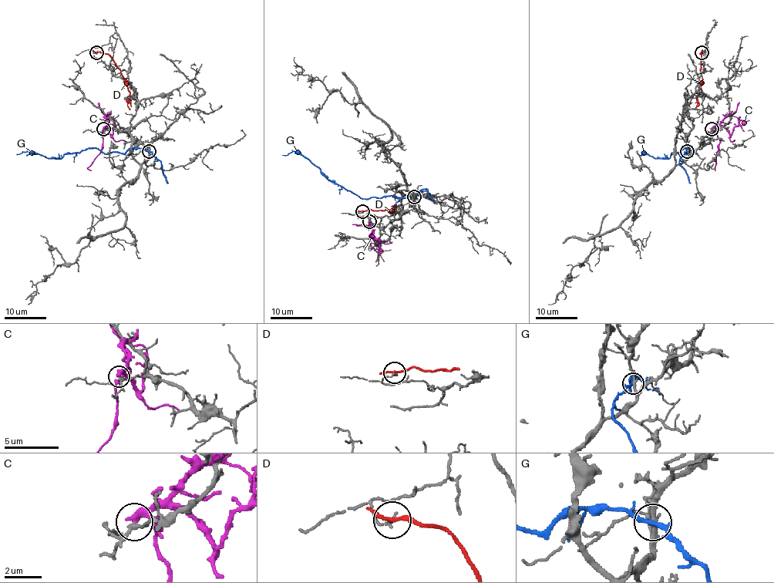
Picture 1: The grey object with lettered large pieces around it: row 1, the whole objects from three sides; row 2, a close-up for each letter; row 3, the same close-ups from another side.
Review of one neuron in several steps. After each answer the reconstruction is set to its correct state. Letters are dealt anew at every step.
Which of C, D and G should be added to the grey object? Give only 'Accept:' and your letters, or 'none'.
Accept: none

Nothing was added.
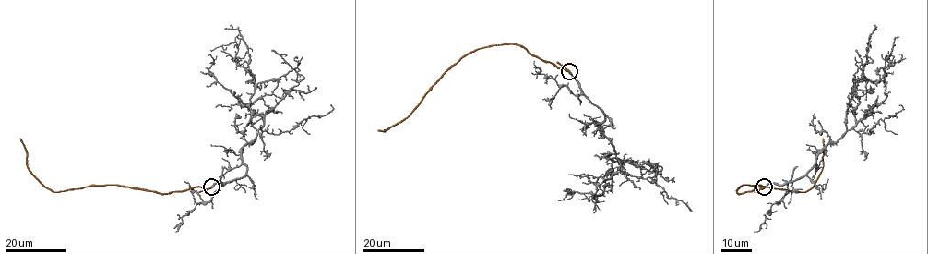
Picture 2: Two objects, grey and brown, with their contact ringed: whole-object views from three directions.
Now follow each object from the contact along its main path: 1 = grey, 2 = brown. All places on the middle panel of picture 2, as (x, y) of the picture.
1: (569, 71), (602, 112), (600, 130), (615, 153), (607, 155), (612, 168), (602, 176), (568, 174)
2: (569, 71), (531, 55), (515, 44), (479, 48), (464, 54), (400, 122), (384, 131), (377, 129)

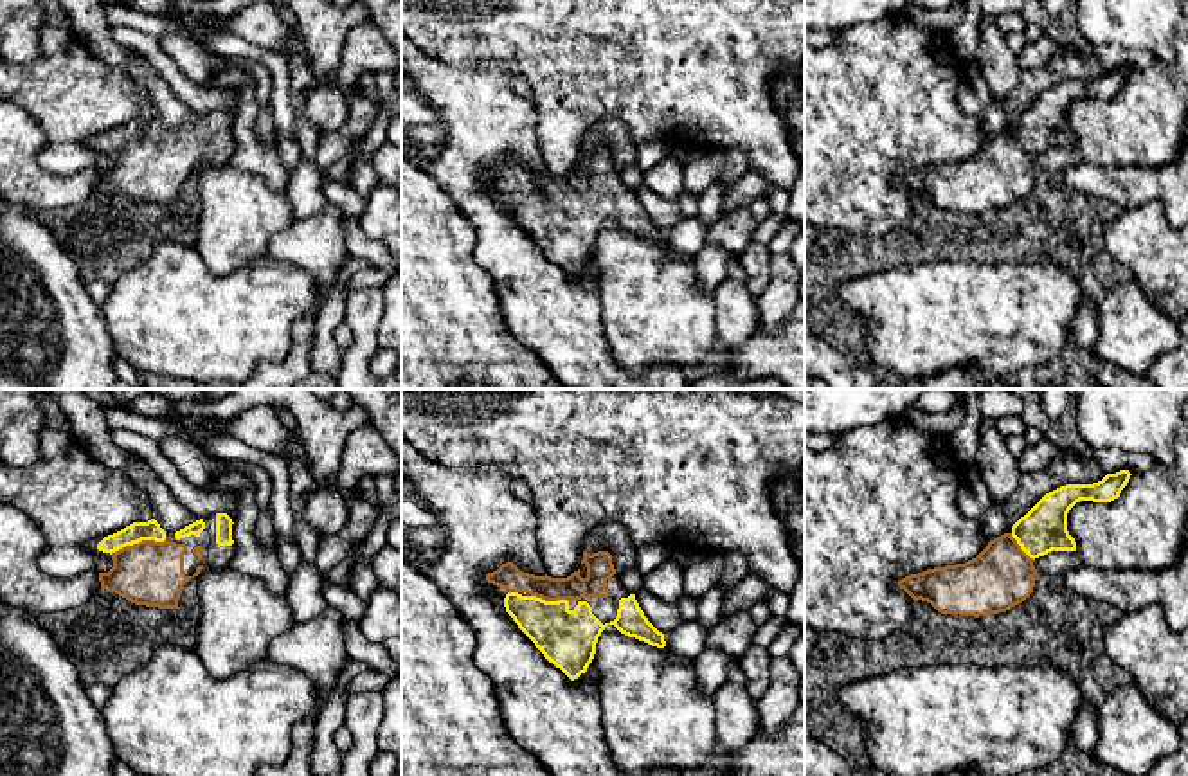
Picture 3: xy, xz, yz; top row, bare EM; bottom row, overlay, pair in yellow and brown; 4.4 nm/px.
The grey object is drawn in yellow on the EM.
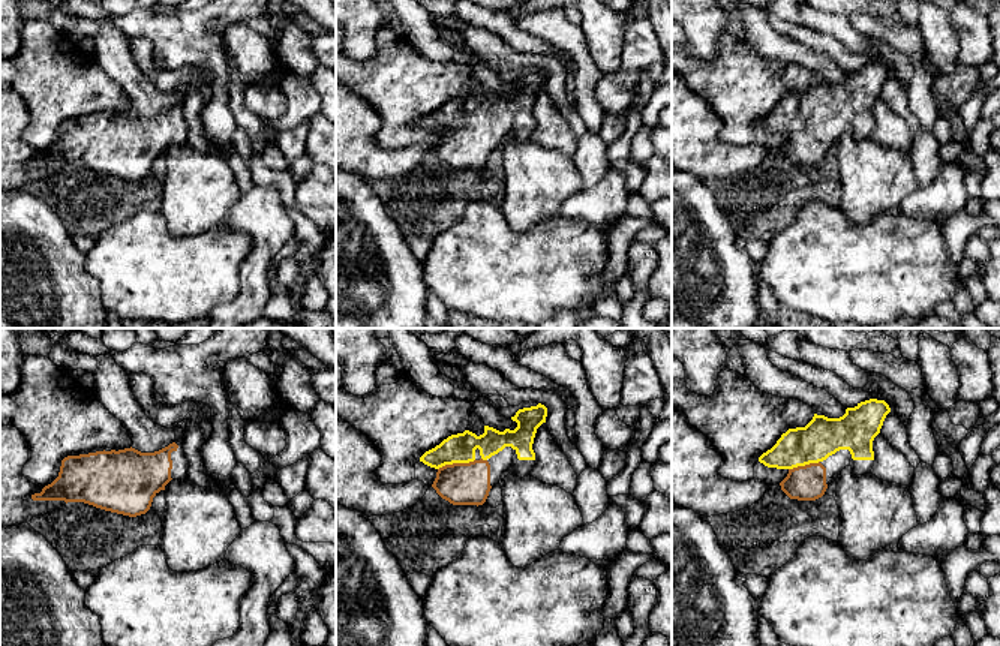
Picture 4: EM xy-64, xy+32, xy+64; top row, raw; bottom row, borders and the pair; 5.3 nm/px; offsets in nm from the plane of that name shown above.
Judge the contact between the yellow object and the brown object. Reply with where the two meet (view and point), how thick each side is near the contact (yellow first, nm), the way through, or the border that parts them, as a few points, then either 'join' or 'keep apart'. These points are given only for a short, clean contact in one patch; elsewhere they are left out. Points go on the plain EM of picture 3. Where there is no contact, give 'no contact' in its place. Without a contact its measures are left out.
meets yellow in xy at (137, 139); 90 nm thick on the yellow side, 300 nm on the other; runs through xy (137, 128), (137, 139), (150, 170); join

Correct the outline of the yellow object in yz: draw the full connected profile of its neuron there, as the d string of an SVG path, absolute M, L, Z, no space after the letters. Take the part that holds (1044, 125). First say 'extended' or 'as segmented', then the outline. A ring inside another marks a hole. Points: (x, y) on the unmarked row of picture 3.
extended; M1120 67L1093 81L1060 83L1046 90L1010 130L990 137L976 155L909 171L898 176L898 184L941 211L979 214L1006 209L1033 189L1035 155L1051 148L1076 148L1067 128L1069 106L1080 97L1118 95L1130 72Z

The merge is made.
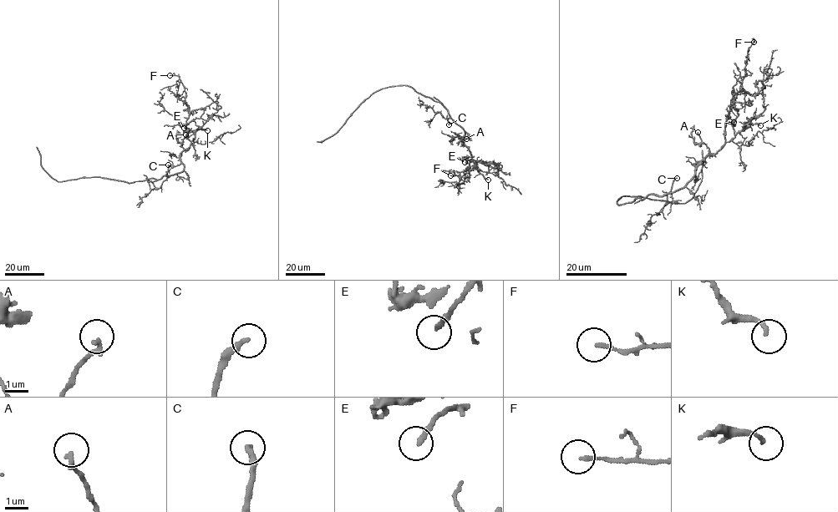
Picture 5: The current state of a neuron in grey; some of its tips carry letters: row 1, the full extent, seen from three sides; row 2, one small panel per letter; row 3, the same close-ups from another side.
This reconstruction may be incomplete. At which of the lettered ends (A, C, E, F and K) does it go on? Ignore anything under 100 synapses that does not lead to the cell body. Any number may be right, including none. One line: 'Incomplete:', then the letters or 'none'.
Incomplete: C

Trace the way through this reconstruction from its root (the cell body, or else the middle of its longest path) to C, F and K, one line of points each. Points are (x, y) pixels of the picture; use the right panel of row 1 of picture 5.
C: (646, 197), (649, 195), (666, 195), (677, 178)
F: (646, 197), (680, 190), (693, 176), (696, 165), (723, 144), (731, 98), (745, 74), (748, 49), (754, 42)
K: (646, 197), (680, 190), (693, 176), (696, 165), (729, 142), (744, 125), (760, 125)

